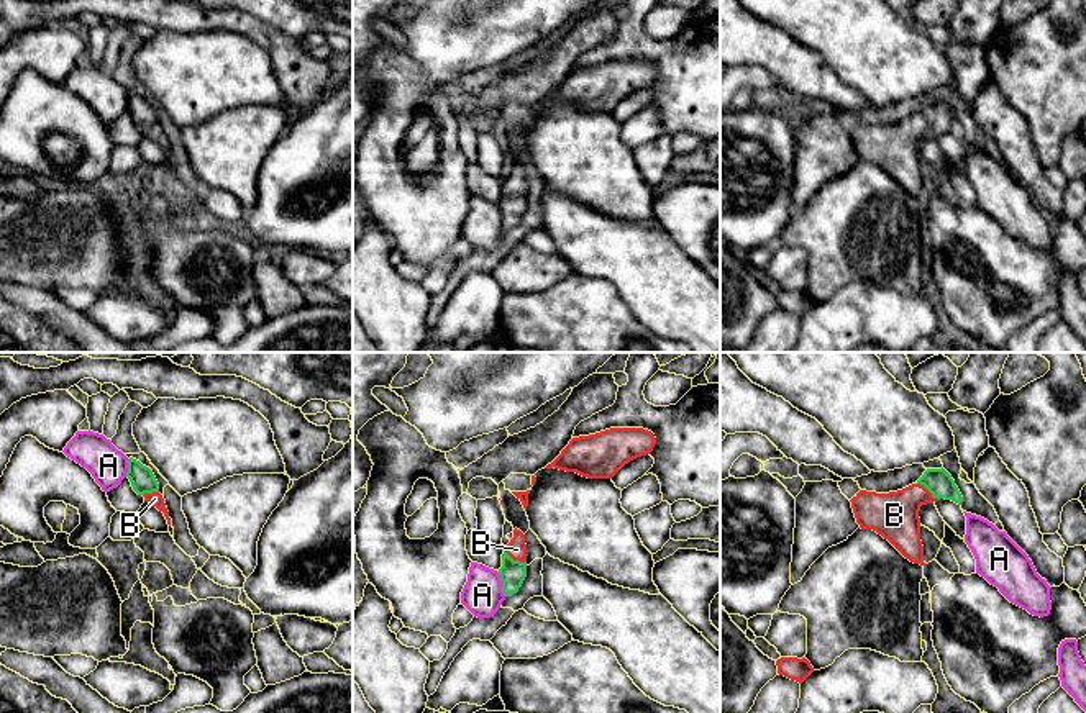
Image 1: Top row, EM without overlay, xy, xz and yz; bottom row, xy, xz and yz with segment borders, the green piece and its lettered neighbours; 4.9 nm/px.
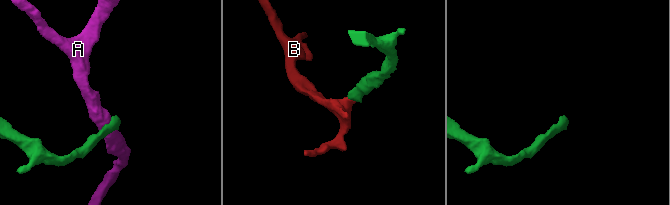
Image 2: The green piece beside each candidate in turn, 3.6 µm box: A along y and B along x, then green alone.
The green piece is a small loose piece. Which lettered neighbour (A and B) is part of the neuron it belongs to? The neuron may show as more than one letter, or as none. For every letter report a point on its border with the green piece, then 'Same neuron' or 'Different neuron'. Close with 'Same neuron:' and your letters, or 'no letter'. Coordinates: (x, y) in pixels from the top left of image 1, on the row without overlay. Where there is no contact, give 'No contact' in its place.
A: Touches green at xz (502, 217). Different neuron
B: Touches green at xz (515, 194). Same neuron
Same neuron: B

